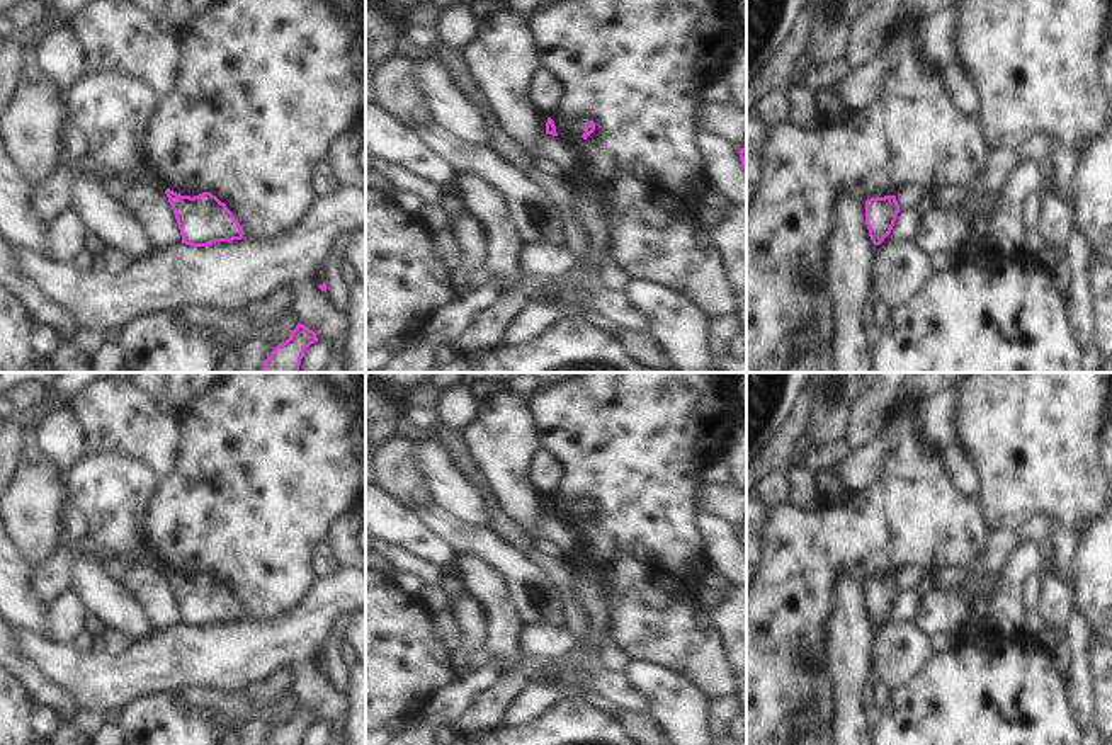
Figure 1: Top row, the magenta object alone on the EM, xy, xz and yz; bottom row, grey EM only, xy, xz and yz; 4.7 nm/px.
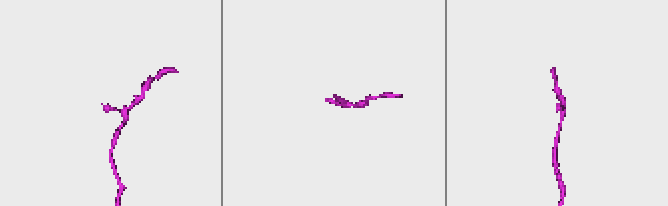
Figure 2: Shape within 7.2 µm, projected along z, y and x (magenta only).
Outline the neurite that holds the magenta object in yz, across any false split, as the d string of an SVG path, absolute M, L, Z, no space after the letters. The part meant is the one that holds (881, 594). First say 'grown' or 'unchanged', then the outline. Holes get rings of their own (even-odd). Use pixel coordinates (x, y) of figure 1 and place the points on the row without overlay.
unchanged; M896 577L871 578L865 582L865 606L874 626L881 626L891 614L899 585Z

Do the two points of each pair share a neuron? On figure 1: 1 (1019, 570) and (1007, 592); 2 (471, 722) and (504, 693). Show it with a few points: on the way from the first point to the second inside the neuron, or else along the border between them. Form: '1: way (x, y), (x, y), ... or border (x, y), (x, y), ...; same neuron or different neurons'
1: way (1014, 575), (1009, 587); same neuron
2: way (480, 716), (495, 701); same neuron

